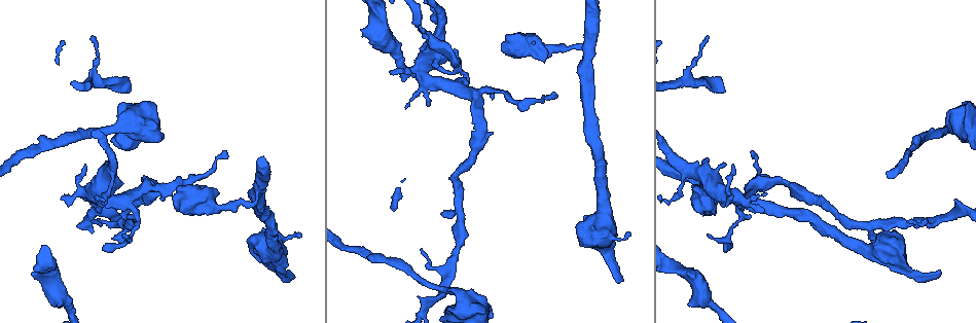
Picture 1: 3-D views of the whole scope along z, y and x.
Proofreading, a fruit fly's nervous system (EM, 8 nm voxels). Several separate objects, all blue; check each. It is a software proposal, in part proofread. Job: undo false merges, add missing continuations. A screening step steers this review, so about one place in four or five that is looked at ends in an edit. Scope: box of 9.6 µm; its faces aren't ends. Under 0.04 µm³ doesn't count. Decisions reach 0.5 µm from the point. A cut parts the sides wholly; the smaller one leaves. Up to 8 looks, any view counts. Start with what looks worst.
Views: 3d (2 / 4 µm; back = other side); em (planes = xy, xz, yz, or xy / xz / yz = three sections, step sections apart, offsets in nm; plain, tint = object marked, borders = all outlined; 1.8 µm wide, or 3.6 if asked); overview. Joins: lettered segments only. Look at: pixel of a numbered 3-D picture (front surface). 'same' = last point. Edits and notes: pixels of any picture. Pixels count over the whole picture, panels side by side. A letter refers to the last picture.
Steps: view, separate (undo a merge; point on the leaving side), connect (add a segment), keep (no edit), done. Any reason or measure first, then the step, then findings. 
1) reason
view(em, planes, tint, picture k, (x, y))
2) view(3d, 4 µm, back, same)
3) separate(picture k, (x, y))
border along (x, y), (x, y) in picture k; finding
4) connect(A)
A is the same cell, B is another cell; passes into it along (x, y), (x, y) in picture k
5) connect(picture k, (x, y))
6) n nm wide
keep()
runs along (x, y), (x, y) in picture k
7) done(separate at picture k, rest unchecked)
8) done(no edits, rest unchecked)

sharp bend
view(em, xz, step 8, tint, picture 1, (463, 293))

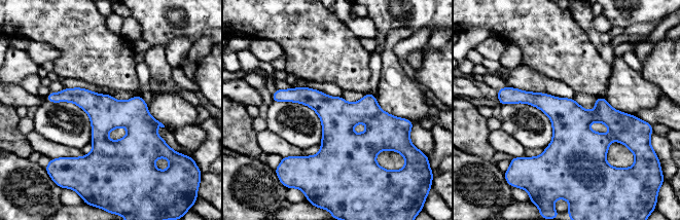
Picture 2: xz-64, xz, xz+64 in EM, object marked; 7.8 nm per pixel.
view(em, planes, borders, same)

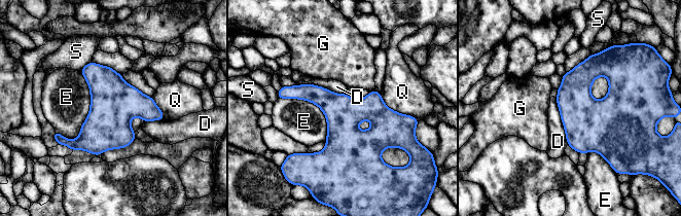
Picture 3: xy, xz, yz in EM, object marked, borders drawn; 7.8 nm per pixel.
280 nm wide; E touches over 550 nm
keep()
D, E, G, Q and S are other cells; one neuron here

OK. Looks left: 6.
branch stops here
view(3d, 4 µm, picture 1, (33, 274))

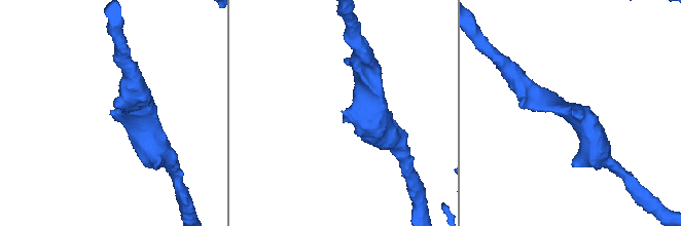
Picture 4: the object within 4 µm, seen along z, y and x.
now the EM
view(em, yz, step 16, borders, picture 4, (342, 111))

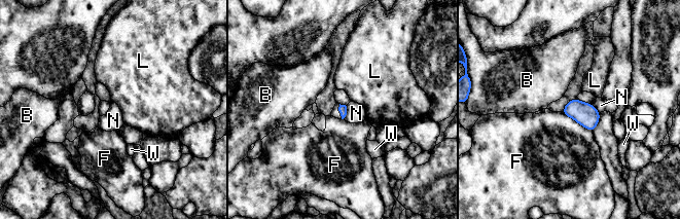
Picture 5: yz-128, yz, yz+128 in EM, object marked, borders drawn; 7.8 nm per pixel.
view(em, planes, borders, same)

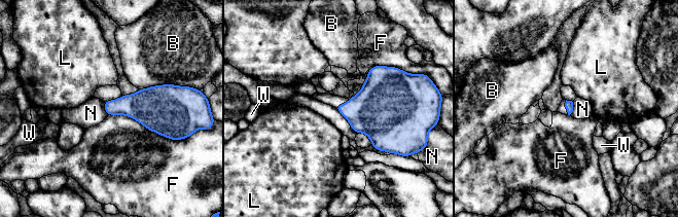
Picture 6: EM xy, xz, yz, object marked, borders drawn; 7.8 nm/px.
F touches over 550 nm
keep()
B, F, L, N and W are other cells; no lettered segment goes on from it

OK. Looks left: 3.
branch stops here
view(em, planes, borders, picture 1, (298, 235))

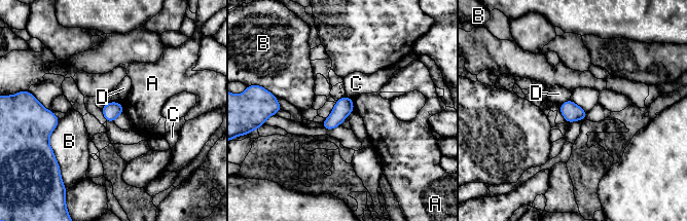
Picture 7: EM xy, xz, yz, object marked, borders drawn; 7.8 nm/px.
140 nm wide; B touches over 240 nm
keep()
A, B, C and D are other cells; no lettered segment goes on from it

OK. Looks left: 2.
done(no edits, rest unchecked)

